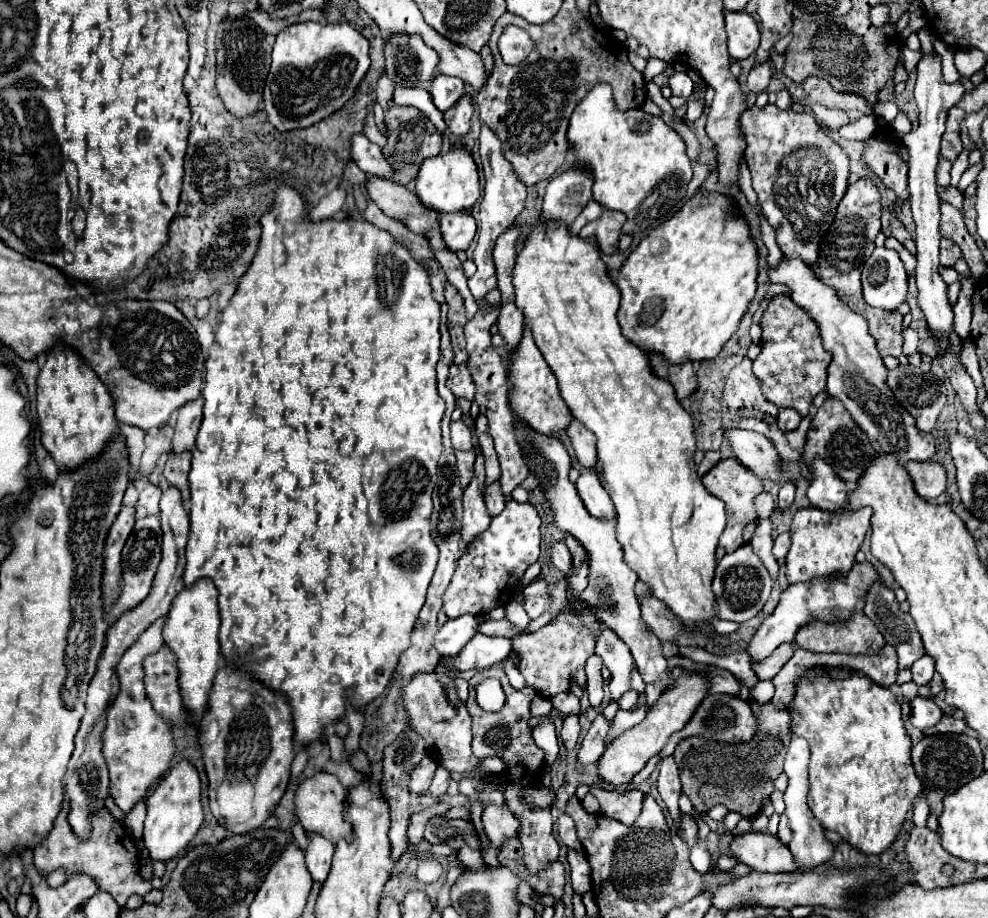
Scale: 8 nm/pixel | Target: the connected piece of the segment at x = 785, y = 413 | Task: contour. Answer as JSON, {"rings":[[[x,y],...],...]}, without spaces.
{"rings":[[[780,409],[780,415],[778,415],[778,427],[782,431],[794,431],[798,425],[800,425],[802,417],[798,411],[794,409]]]}

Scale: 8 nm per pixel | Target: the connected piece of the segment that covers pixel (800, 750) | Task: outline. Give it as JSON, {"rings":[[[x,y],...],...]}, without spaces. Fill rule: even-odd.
{"rings":[[[792,733],[792,741],[790,741],[790,747],[788,747],[788,753],[786,753],[786,761],[784,761],[784,773],[788,775],[788,787],[786,787],[786,793],[784,793],[784,801],[786,801],[786,815],[788,815],[790,827],[794,831],[794,837],[792,837],[788,847],[790,847],[796,863],[798,863],[800,871],[808,871],[808,869],[814,869],[814,867],[822,865],[834,853],[832,843],[824,837],[822,825],[812,815],[812,811],[806,803],[806,795],[808,795],[808,759],[810,759],[808,741]]]}

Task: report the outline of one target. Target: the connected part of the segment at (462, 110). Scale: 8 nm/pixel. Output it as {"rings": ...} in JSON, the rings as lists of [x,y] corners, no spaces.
{"rings":[[[464,95],[460,99],[460,103],[456,103],[456,107],[452,107],[444,113],[444,121],[448,123],[448,129],[452,131],[452,135],[464,137],[470,133],[472,113],[474,113],[474,105],[472,105],[470,95]]]}

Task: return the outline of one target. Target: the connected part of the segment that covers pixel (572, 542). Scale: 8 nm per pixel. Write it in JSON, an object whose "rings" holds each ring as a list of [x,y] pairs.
{"rings":[[[566,535],[564,543],[574,557],[574,571],[568,577],[568,583],[574,587],[576,593],[580,593],[588,585],[588,553],[584,551],[584,547],[580,547],[580,543],[576,543],[576,539],[572,539],[572,535]]]}

